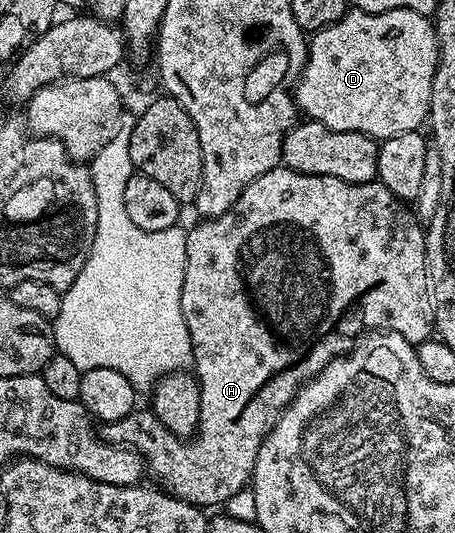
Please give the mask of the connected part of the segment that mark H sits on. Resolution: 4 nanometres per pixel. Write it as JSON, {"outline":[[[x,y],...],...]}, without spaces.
{"outline":[[[284,166],[267,170],[267,174],[259,174],[259,178],[255,178],[255,182],[251,182],[251,186],[247,186],[247,190],[239,194],[231,210],[227,210],[221,216],[202,219],[197,222],[201,224],[188,229],[185,237],[187,262],[183,274],[181,309],[193,343],[191,364],[195,369],[197,383],[201,386],[201,409],[196,432],[188,438],[176,436],[171,434],[171,430],[167,430],[167,426],[163,426],[163,422],[159,422],[159,418],[152,410],[145,412],[134,410],[131,414],[127,414],[127,418],[119,418],[110,424],[101,424],[99,428],[101,439],[109,444],[117,444],[121,448],[138,452],[145,461],[148,475],[154,476],[158,480],[156,483],[164,491],[183,502],[196,504],[202,510],[210,510],[209,508],[215,507],[216,504],[217,507],[223,506],[231,498],[235,498],[239,490],[250,487],[255,462],[259,458],[259,448],[263,446],[269,431],[277,424],[281,411],[297,397],[297,392],[306,380],[318,376],[330,362],[346,355],[362,333],[373,329],[400,332],[415,346],[434,335],[433,297],[429,295],[429,268],[425,265],[426,229],[416,215],[409,213],[408,216],[405,208],[407,208],[406,201],[391,194],[391,190],[387,190],[387,186],[379,182],[352,184],[343,182],[343,178],[299,174]]]}

